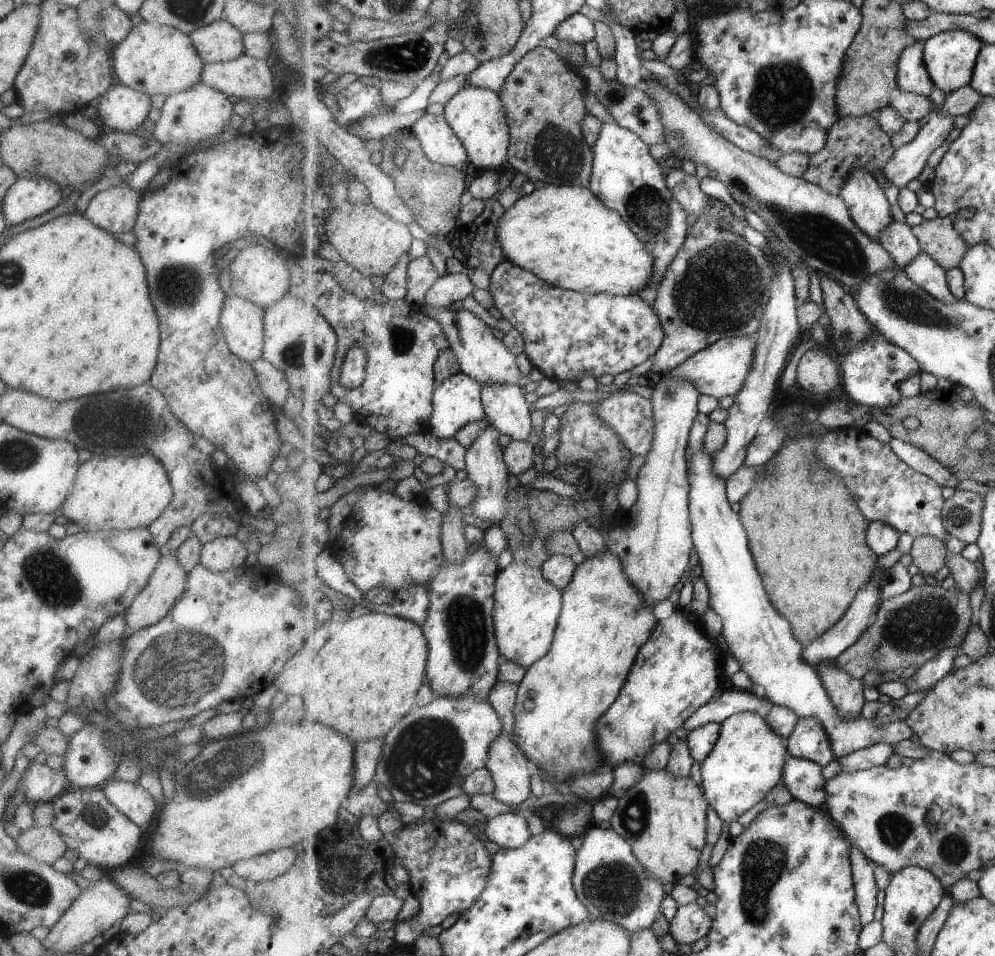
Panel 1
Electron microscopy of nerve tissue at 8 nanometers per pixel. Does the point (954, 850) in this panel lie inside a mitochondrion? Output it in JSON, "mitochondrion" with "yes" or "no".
{"mitochondrion":"yes"}

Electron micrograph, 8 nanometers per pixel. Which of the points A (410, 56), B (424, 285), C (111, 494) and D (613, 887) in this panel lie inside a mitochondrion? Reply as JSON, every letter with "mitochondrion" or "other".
{"A":"mitochondrion","B":"other","C":"other","D":"mitochondrion"}

